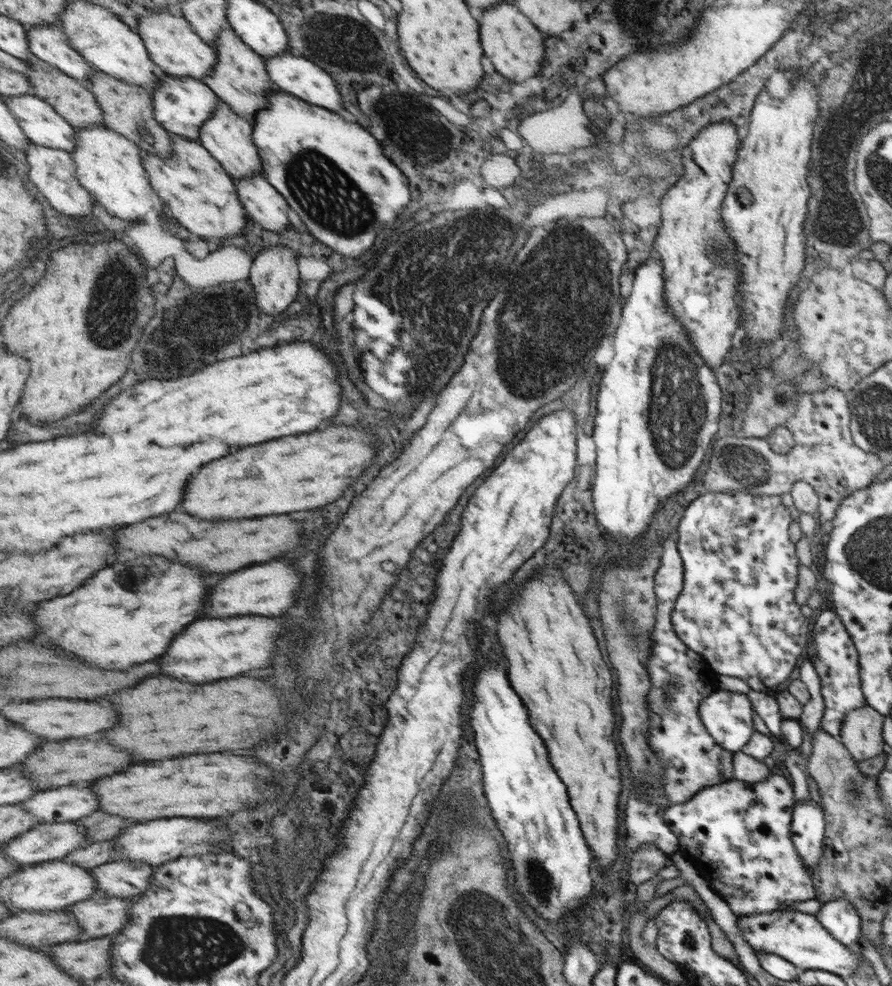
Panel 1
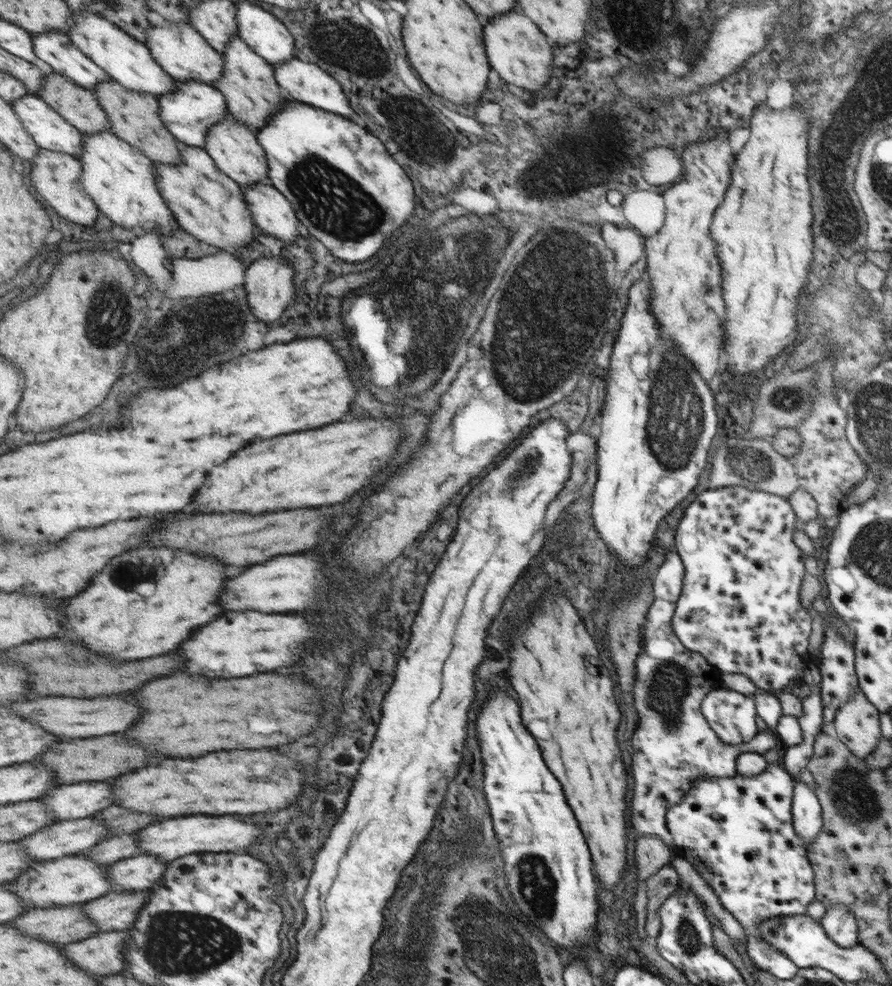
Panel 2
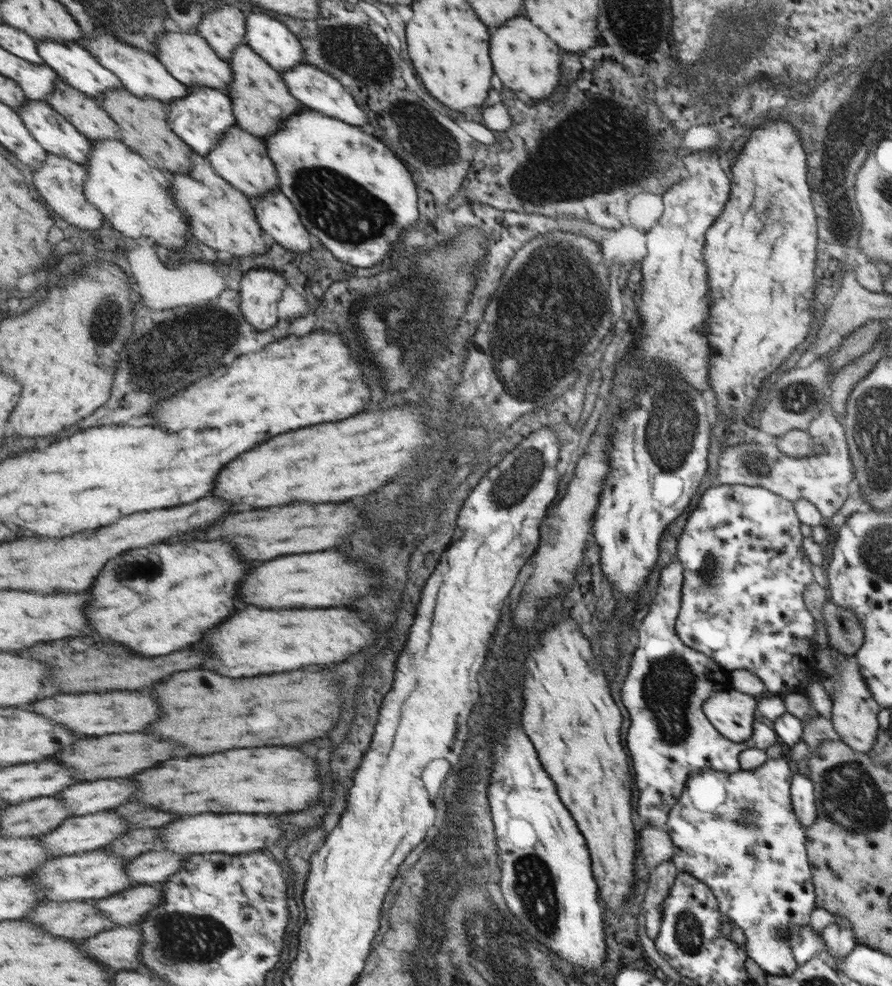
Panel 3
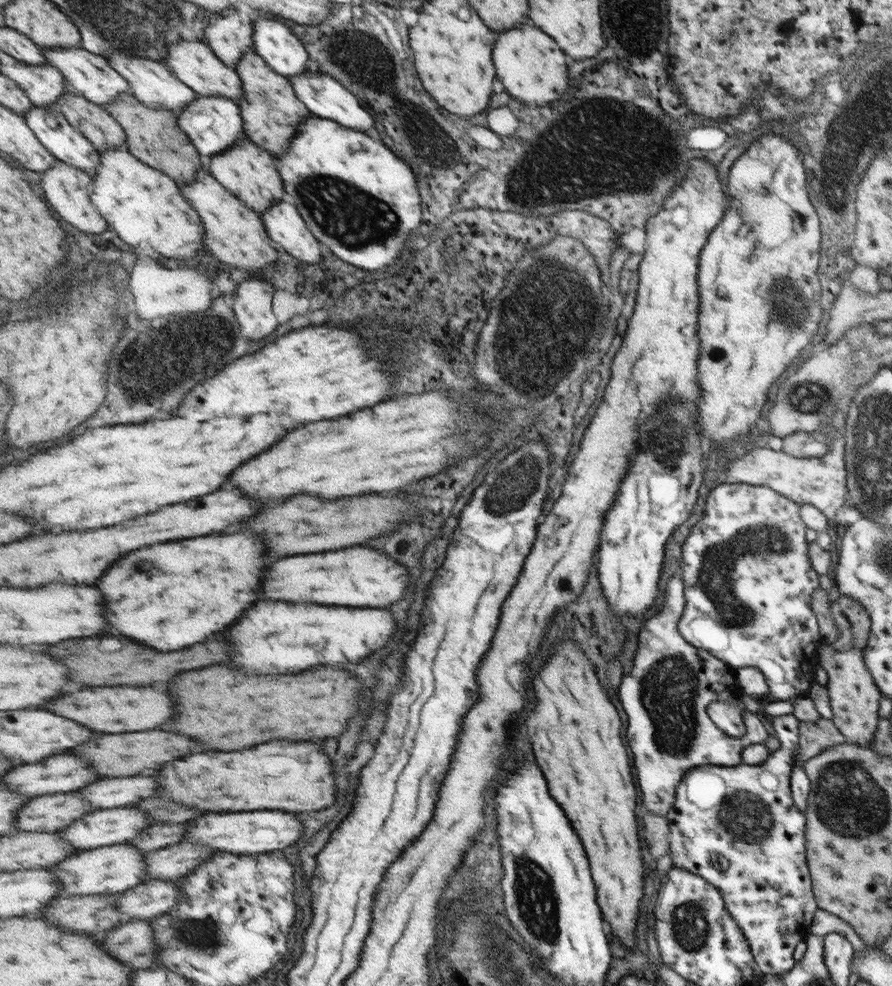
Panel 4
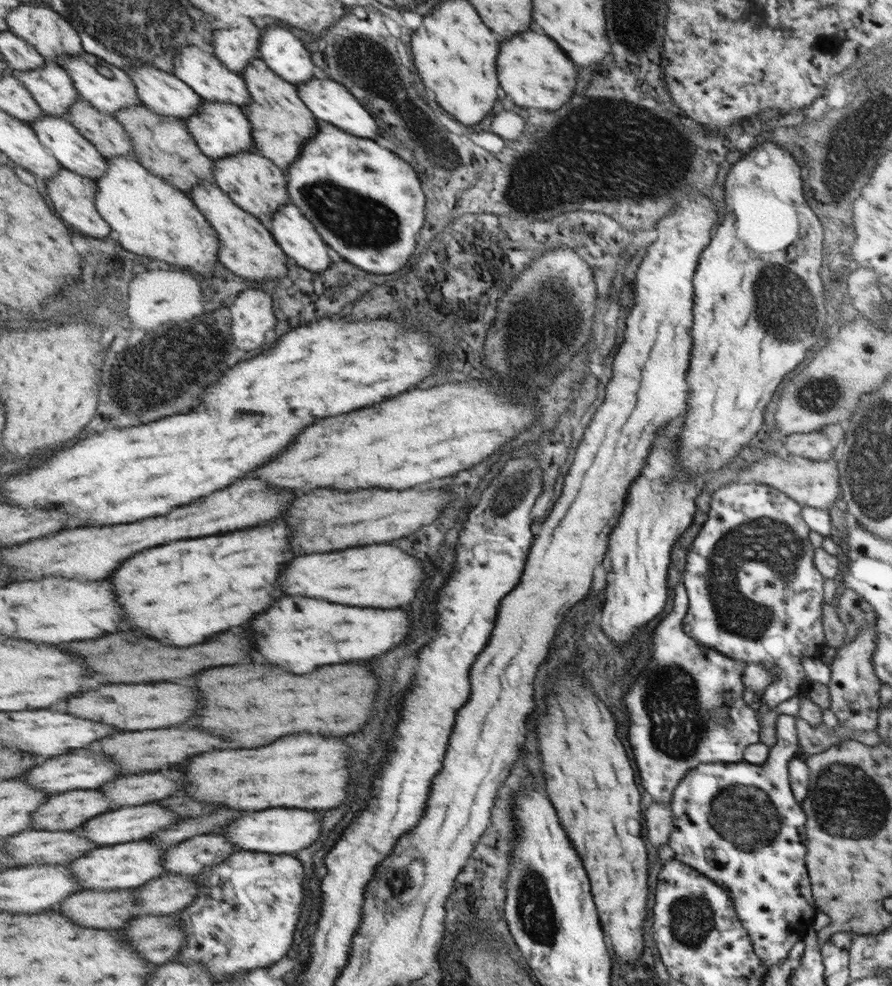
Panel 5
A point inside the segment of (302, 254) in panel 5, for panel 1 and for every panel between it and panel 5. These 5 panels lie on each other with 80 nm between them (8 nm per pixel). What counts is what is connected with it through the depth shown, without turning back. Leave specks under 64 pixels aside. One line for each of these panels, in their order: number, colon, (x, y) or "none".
1: (265, 205)
2: (273, 213)
3: (278, 216)
4: (286, 227)

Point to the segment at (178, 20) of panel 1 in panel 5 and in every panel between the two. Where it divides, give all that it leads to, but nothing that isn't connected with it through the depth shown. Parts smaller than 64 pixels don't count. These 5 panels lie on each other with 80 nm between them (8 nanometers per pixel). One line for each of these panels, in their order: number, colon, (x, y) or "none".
2: (181, 49)
3: (190, 58)
4: (198, 66)
5: (204, 72)

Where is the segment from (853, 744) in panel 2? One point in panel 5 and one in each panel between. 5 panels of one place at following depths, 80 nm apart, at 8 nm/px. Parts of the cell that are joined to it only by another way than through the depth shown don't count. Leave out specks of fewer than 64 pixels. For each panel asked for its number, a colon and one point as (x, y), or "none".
3: (854, 717)
4: (853, 696)
5: (853, 684)

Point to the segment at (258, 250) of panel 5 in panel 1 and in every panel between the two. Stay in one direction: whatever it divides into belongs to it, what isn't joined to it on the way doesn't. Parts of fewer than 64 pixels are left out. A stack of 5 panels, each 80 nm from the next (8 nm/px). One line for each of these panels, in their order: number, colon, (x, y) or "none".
1: (197, 189)
2: (208, 204)
3: (221, 216)
4: (234, 232)

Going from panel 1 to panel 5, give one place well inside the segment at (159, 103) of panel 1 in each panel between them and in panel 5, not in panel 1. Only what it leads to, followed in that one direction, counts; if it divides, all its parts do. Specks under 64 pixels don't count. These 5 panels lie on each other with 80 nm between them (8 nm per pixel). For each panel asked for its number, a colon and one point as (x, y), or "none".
2: (194, 106)
3: (202, 118)
4: (214, 123)
5: (221, 129)

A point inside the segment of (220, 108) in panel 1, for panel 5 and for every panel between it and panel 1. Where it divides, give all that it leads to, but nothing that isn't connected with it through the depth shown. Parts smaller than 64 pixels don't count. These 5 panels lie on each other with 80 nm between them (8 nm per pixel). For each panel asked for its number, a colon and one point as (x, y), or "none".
2: (234, 146)
3: (240, 157)
4: (246, 169)
5: (255, 183)

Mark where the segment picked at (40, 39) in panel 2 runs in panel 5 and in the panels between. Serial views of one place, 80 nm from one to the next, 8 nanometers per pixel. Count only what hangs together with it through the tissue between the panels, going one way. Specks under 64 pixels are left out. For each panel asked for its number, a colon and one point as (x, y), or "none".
3: (76, 64)
4: (89, 74)
5: (110, 89)

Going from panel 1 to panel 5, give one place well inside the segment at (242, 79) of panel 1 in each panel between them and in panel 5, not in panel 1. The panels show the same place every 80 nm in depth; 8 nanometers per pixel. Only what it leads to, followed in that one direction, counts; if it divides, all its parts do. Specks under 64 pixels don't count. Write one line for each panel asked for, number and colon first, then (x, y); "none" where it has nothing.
2: (249, 83)
3: (262, 101)
4: (272, 113)
5: (282, 123)

